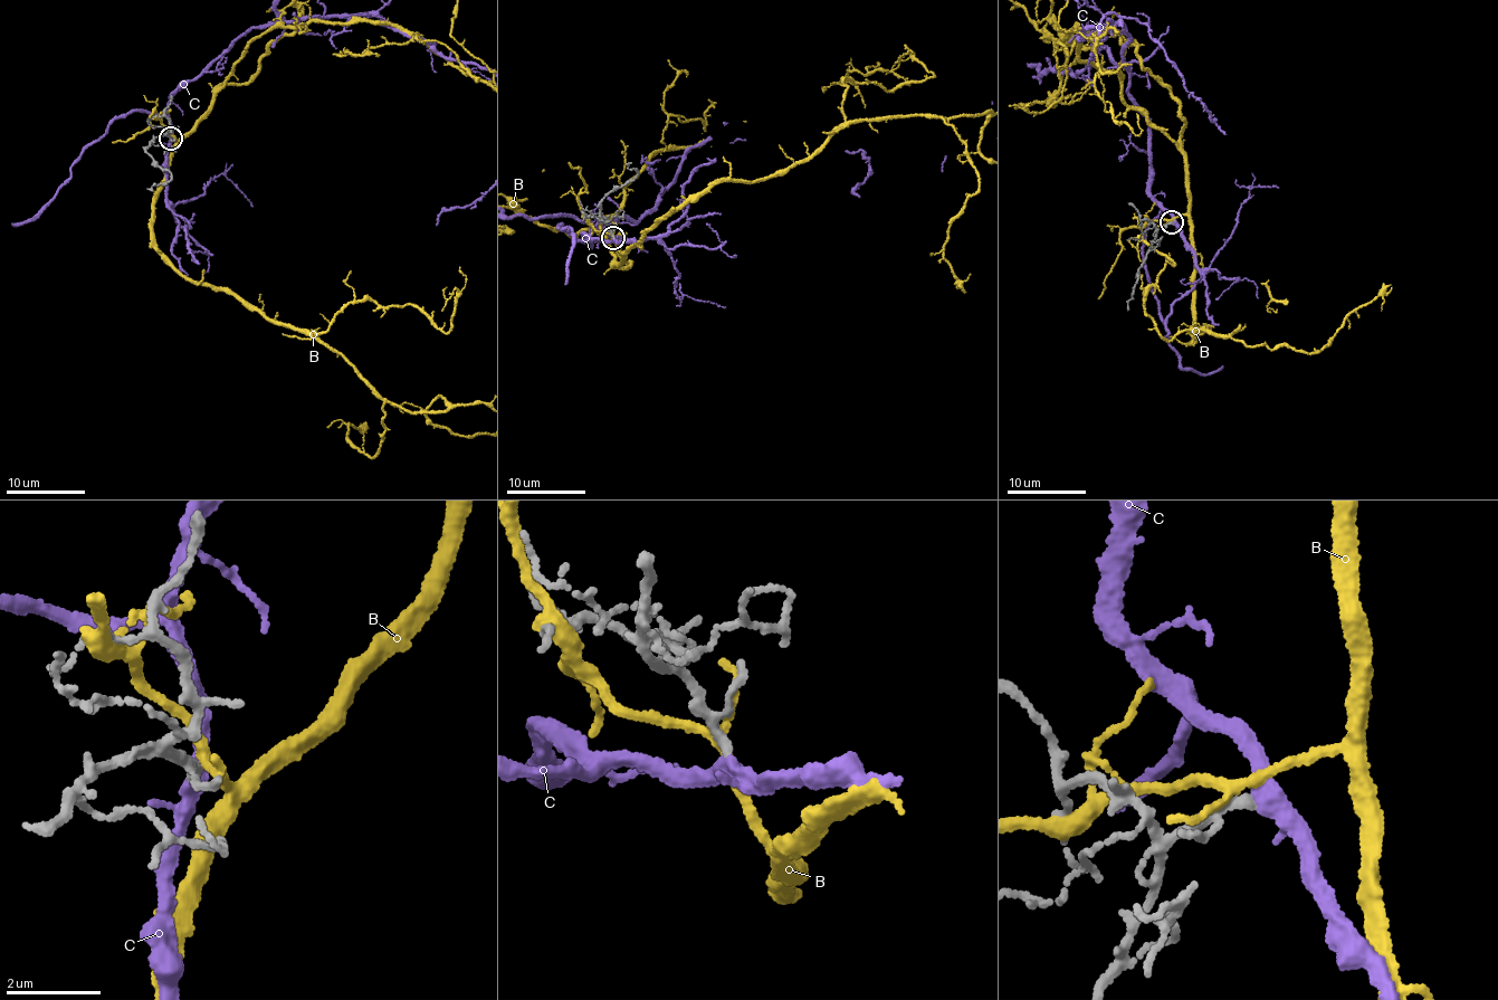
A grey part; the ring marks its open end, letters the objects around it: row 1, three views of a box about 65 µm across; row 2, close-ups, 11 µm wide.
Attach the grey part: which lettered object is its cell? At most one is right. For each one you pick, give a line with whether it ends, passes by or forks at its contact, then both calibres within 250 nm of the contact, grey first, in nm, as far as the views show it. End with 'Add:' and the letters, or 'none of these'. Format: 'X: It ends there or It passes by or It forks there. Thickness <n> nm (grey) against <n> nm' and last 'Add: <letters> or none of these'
C: It forks there. Thickness 150 nm (grey) against 260 nm
Add: C

